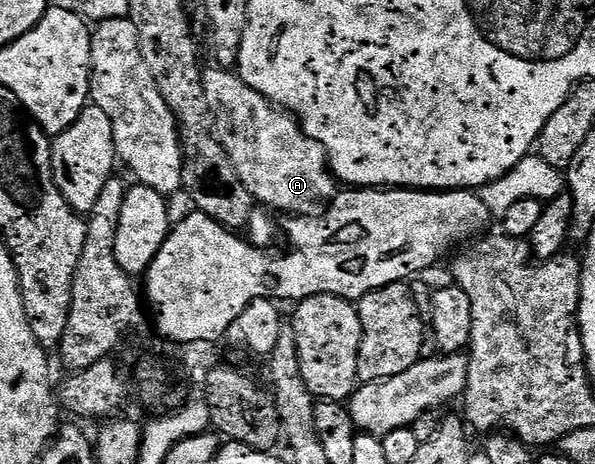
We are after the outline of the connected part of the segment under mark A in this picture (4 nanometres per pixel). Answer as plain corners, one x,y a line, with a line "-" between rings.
228,68
211,69
203,71
202,88
210,104
216,138
230,156
242,184
252,193
253,199
261,207
281,210
284,216
312,216
327,207
338,193
338,183
328,168
328,154
322,144
306,136
300,123
288,111
273,106
269,98
254,92
254,88
250,88
250,84
246,84
239,73

